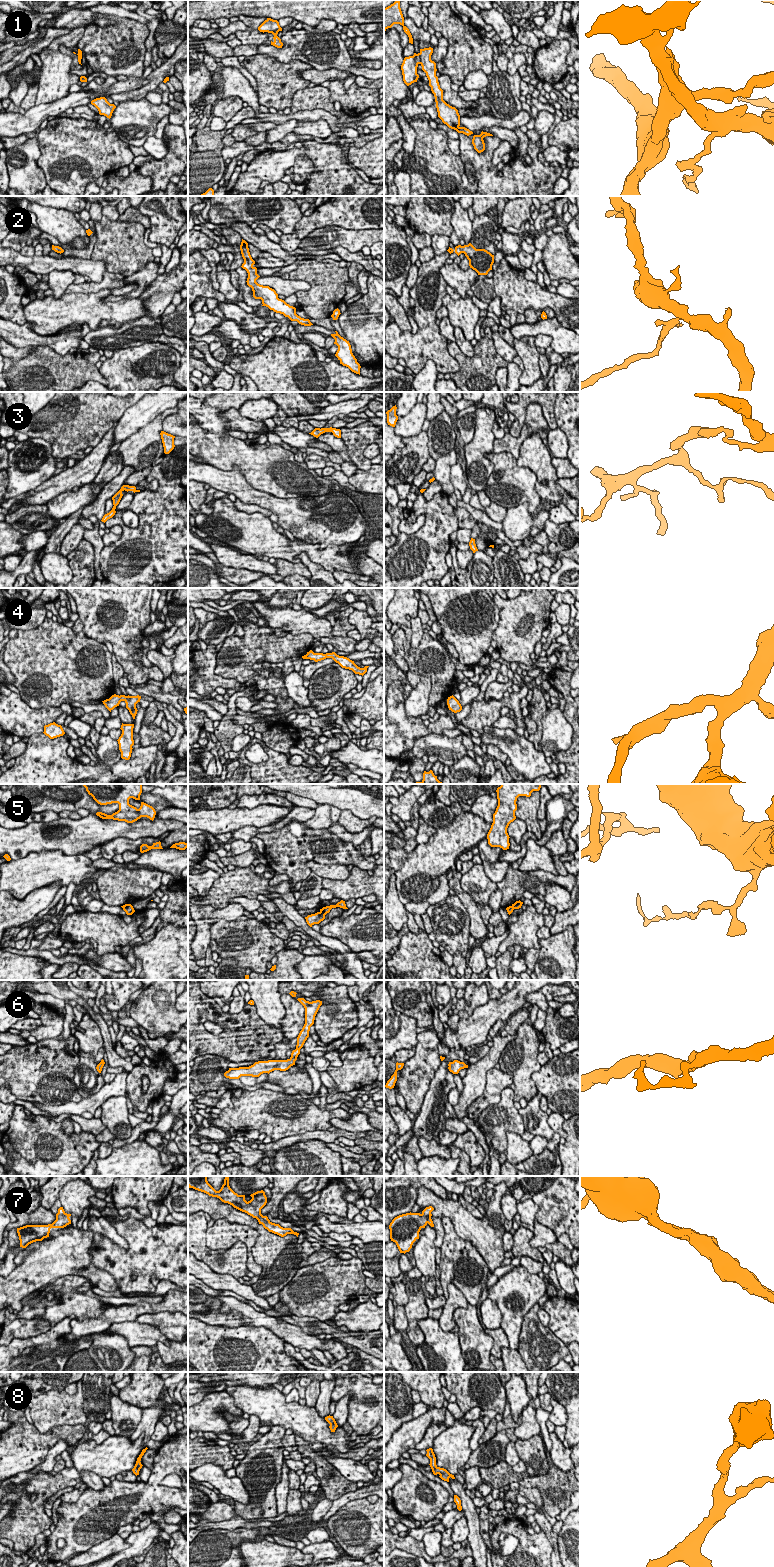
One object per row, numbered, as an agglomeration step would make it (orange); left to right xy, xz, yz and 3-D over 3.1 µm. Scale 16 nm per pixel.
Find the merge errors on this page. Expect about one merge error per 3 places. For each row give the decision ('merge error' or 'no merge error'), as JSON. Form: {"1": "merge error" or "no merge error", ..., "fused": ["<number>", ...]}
{"1": "merge error", "2": "no merge error", "3": "merge error", "4": "no merge error", "5": "merge error", "6": "no merge error", "7": "no merge error", "8": "no merge error", "fused": ["1", "3", "5"]}

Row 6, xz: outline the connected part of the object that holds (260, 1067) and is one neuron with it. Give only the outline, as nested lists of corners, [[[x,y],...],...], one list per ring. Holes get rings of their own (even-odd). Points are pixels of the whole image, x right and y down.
[[[304,998],[297,999],[305,1008],[305,1024],[297,1037],[296,1049],[292,1051],[291,1057],[287,1060],[258,1061],[249,1067],[229,1068],[224,1076],[229,1079],[239,1079],[241,1076],[259,1077],[263,1073],[270,1073],[274,1070],[286,1071],[295,1065],[300,1049],[309,1037],[310,1027],[314,1024],[315,1016],[322,1005],[322,1001],[306,1001]]]

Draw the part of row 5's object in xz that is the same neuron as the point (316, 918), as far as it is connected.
[[[317,912],[315,914],[308,915],[305,917],[307,924],[312,927],[314,924],[319,924],[325,919],[325,914],[322,912]]]

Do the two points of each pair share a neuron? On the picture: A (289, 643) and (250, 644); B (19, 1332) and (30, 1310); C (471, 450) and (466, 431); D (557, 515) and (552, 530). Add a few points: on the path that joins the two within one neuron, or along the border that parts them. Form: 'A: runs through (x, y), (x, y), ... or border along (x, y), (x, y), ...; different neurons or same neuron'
A: runs through (279, 644), (260, 644); same neuron
B: border along (16, 1317), (32, 1319); different neurons
C: border along (475, 419), (474, 436), (465, 445); different neurons
D: border along (549, 518), (556, 523), (569, 522); different neurons

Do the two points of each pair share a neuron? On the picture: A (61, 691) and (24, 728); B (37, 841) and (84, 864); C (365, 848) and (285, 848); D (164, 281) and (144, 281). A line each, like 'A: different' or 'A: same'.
A: different
B: different
C: different
D: different

